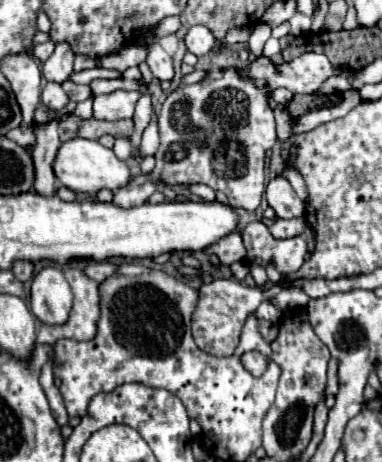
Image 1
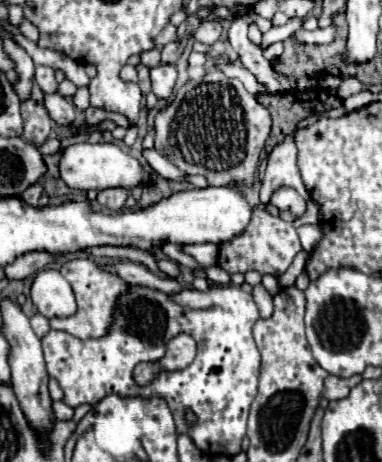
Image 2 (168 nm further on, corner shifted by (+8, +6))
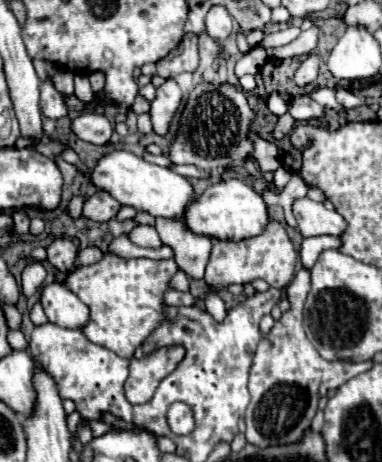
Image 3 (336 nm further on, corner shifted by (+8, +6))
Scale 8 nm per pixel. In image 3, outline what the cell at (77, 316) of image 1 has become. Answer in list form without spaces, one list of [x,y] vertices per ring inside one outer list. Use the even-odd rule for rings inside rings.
[[[104,254],[96,264],[76,268],[68,274],[66,284],[90,308],[90,320],[82,326],[82,334],[122,358],[132,358],[134,350],[162,322],[162,296],[176,270],[174,260],[120,258],[112,254]]]

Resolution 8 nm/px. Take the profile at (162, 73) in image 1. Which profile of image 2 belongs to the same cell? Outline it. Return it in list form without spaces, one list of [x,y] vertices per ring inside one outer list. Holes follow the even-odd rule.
[[[162,62],[158,68],[150,70],[150,78],[152,78],[152,92],[156,94],[158,100],[164,100],[172,94],[178,74],[176,74],[174,66]]]

